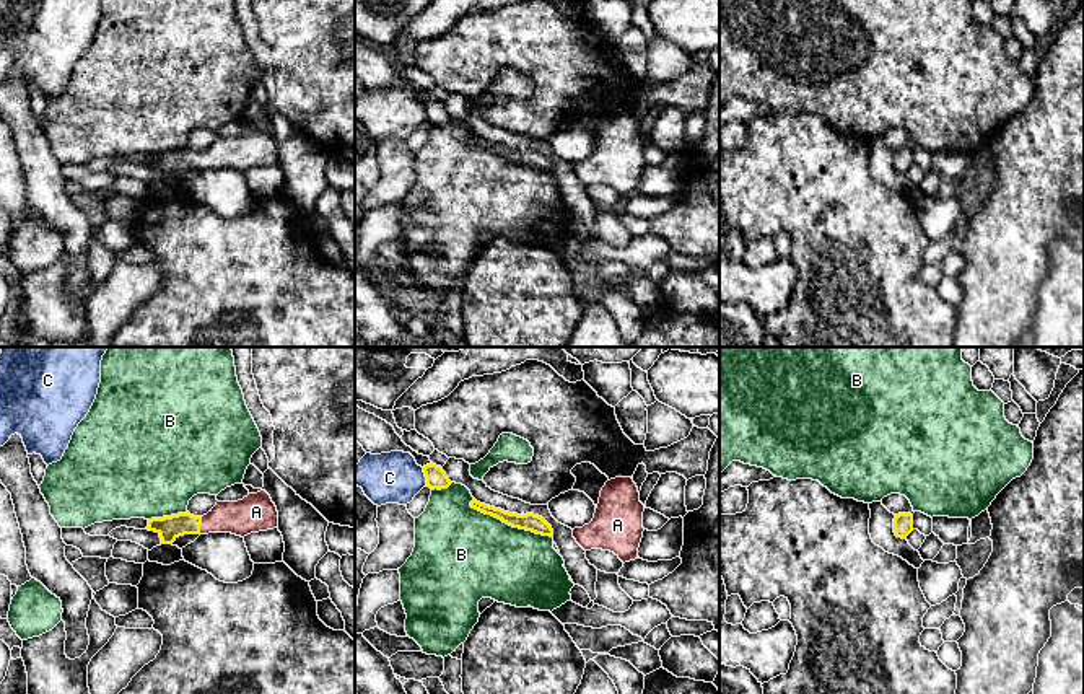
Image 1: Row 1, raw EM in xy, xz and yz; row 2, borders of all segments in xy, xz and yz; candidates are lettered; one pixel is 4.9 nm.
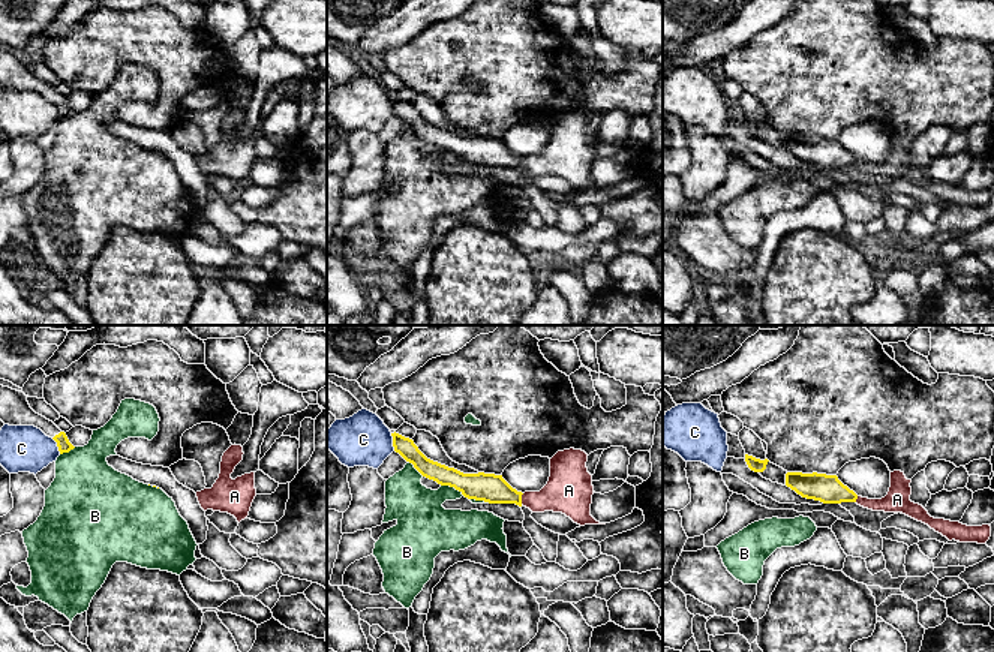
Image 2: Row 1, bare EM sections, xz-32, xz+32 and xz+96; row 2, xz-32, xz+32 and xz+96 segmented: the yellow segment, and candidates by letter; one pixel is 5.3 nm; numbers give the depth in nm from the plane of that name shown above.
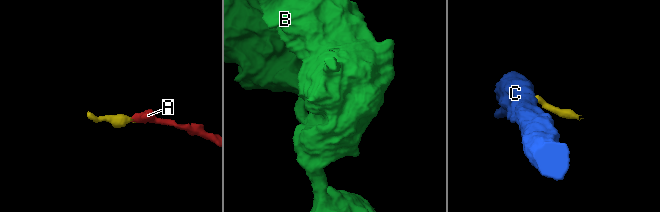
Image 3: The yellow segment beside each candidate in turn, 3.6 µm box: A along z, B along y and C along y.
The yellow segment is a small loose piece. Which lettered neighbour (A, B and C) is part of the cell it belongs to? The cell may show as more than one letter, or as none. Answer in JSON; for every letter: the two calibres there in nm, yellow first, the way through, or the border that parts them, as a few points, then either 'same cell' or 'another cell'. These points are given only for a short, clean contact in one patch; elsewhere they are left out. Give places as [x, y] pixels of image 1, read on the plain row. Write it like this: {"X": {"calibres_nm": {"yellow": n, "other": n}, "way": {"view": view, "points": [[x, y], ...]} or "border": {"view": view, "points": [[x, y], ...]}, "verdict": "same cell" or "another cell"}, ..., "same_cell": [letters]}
{"A": {"calibres_nm": {"yellow": 120, "other": 180}, "way": {"view": "xy", "points": [[173, 162], [201, 158], [249, 150]]}, "verdict": "same cell"}, "B": {"calibres_nm": {"yellow": 90, "other": 440}, "verdict": "another cell"}, "C": {"calibres_nm": {"yellow": 100, "other": 260}, "border": {"view": "xz", "points": [[422, 103], [427, 119]]}, "verdict": "another cell"}, "same_cell": ["A"]}

